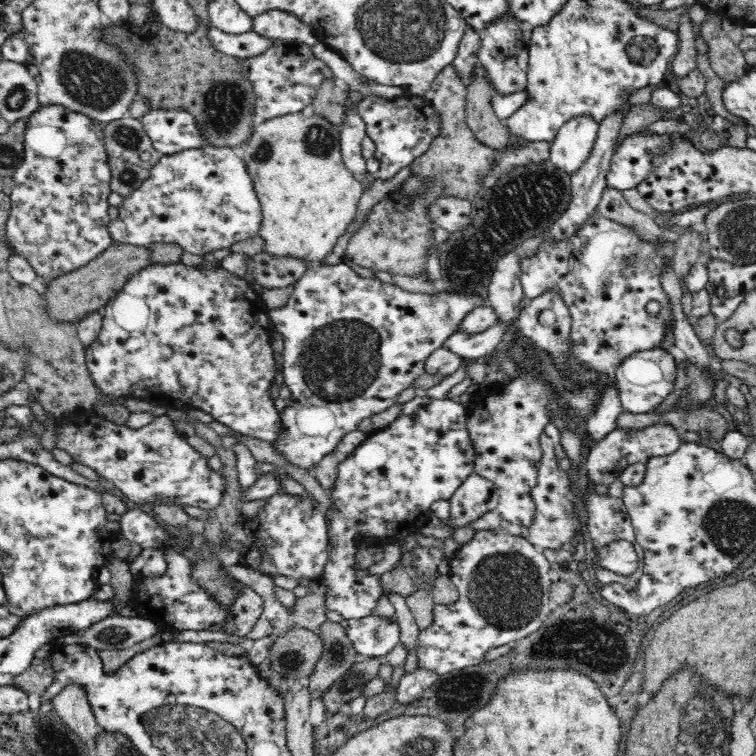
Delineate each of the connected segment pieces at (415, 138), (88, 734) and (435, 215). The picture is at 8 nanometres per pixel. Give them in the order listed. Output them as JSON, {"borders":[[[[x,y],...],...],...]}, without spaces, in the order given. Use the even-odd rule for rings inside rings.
{"borders":[[[[416,95],[395,99],[365,97],[356,106],[358,114],[366,124],[366,135],[375,144],[374,158],[380,162],[378,179],[394,178],[402,168],[406,168],[415,158],[424,154],[441,132],[441,118],[426,98]]],[[[68,684],[52,698],[52,707],[62,722],[82,739],[86,749],[93,749],[103,728],[97,723],[85,690],[81,686]]],[[[440,196],[434,204],[426,206],[430,219],[449,233],[460,232],[466,226],[470,226],[472,210],[472,203],[469,200],[451,196]]]]}

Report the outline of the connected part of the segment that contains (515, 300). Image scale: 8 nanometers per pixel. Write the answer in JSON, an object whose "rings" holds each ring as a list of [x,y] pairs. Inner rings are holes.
{"rings":[[[514,250],[502,255],[489,282],[487,304],[493,307],[499,322],[503,324],[510,324],[520,316],[518,304],[523,296],[520,261]]]}

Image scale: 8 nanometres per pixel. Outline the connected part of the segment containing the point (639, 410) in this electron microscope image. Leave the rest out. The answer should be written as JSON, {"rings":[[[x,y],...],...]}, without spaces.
{"rings":[[[658,348],[634,352],[618,364],[614,385],[620,393],[622,409],[634,414],[650,413],[660,402],[664,402],[664,398],[672,392],[676,382],[677,361],[678,359],[671,354],[671,351]]]}

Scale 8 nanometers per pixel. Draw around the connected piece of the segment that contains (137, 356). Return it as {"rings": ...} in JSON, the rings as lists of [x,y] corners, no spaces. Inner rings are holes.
{"rings":[[[152,262],[140,272],[132,276],[124,283],[124,286],[118,291],[118,294],[103,306],[103,321],[100,332],[92,344],[86,348],[86,366],[90,371],[90,377],[94,379],[96,387],[102,393],[112,397],[134,397],[142,398],[156,405],[165,406],[169,409],[182,410],[198,409],[208,412],[213,420],[222,422],[232,428],[232,430],[252,438],[259,438],[264,442],[274,444],[282,436],[284,427],[280,421],[280,413],[274,407],[274,401],[270,397],[270,384],[278,374],[274,352],[270,345],[270,339],[274,331],[270,317],[268,317],[269,308],[264,304],[261,295],[252,289],[244,278],[231,274],[223,267],[220,268],[195,268],[194,266],[185,266],[180,263],[160,265]]]}

